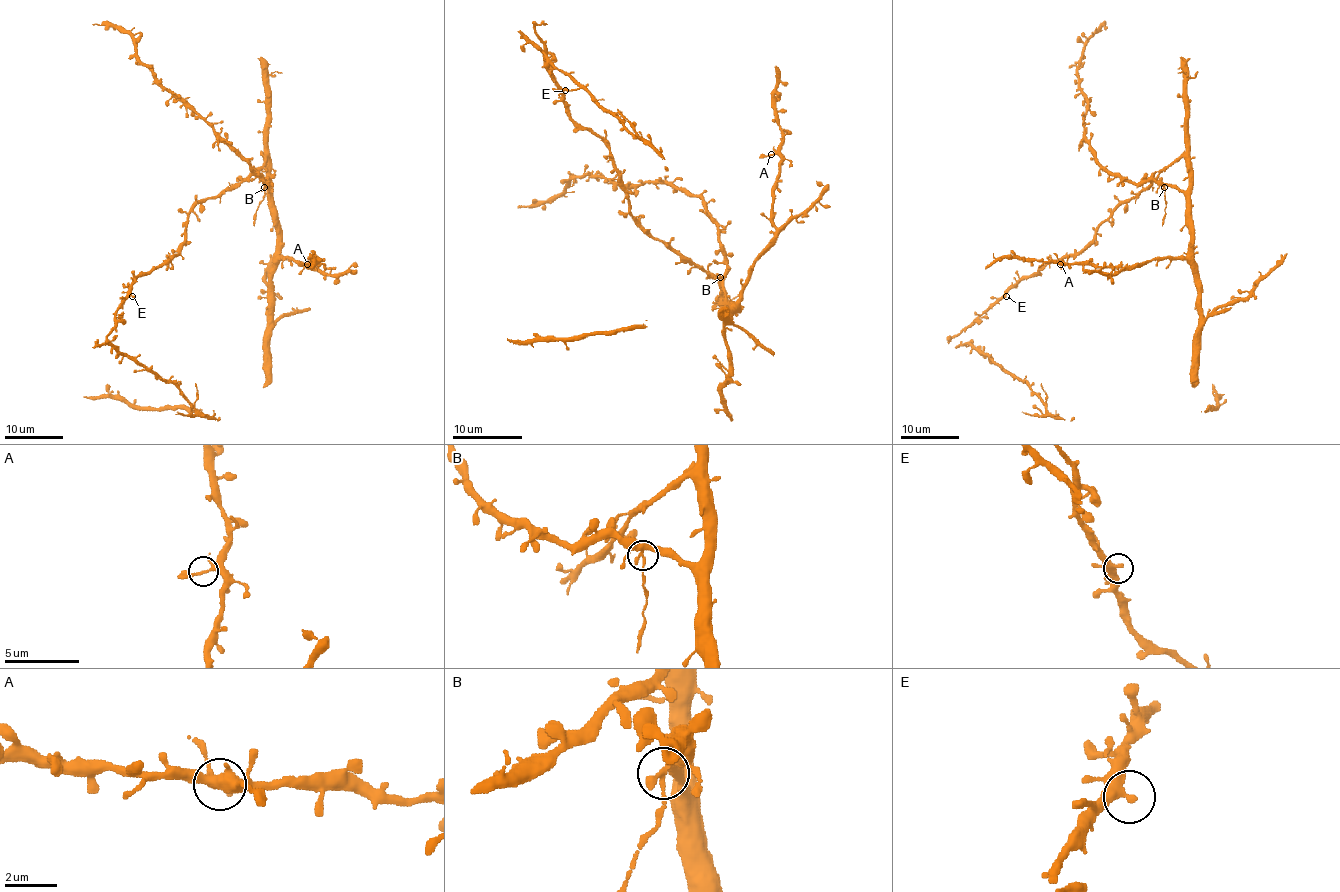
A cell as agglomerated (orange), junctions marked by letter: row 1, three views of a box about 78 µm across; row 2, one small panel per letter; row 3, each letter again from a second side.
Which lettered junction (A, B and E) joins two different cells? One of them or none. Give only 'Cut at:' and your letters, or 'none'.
Cut at: B

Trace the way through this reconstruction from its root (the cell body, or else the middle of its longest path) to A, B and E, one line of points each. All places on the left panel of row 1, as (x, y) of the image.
A: (228, 187), (237, 187), (253, 171), (268, 178), (278, 252), (306, 266), (315, 264), (307, 264)
B: (228, 187), (237, 187), (253, 171), (269, 180), (265, 187)
E: (228, 187), (193, 208), (187, 239), (179, 250), (162, 265), (143, 272), (132, 284), (132, 296)

